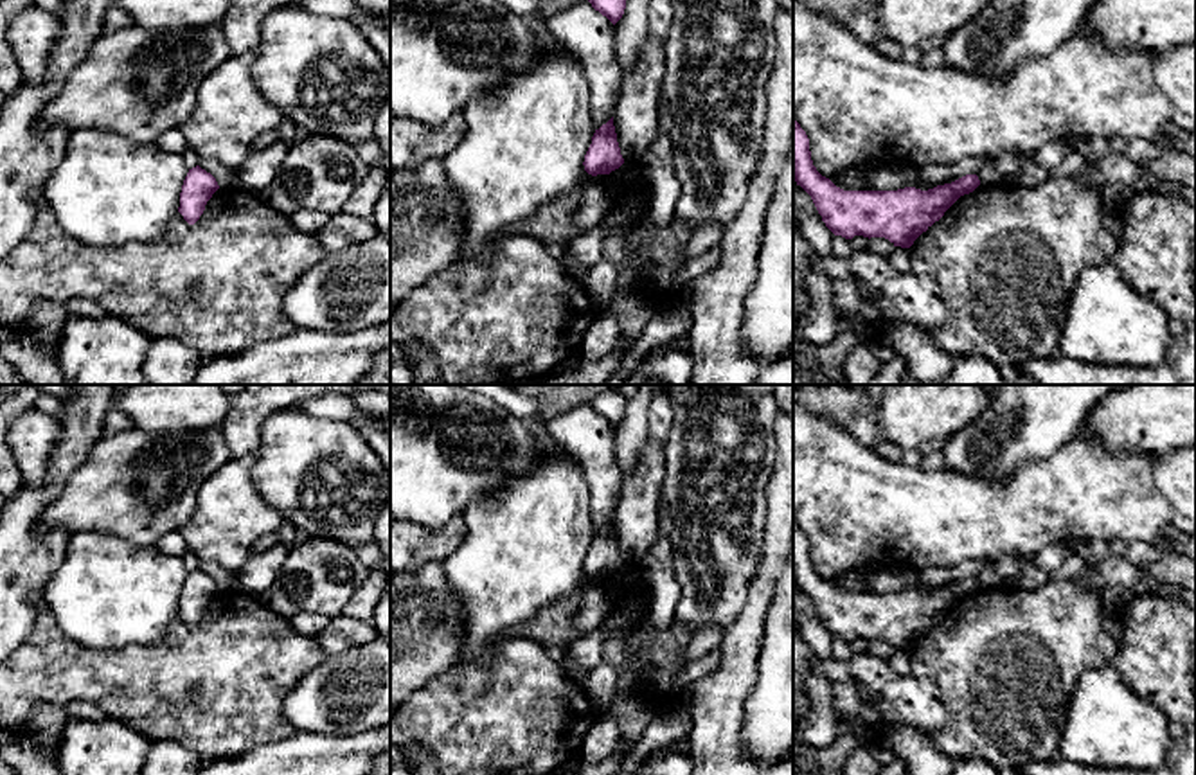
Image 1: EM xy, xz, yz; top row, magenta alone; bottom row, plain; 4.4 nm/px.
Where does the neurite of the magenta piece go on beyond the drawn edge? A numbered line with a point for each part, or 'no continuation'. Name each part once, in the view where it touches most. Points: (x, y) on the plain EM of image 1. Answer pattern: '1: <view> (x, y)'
no continuation

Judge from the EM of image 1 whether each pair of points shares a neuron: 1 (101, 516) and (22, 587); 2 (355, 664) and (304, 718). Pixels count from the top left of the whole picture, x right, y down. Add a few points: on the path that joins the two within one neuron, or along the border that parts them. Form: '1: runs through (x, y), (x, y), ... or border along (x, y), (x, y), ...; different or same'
1: border along (62, 491), (36, 524), (36, 536); different
2: runs through (346, 677), (317, 705); same

